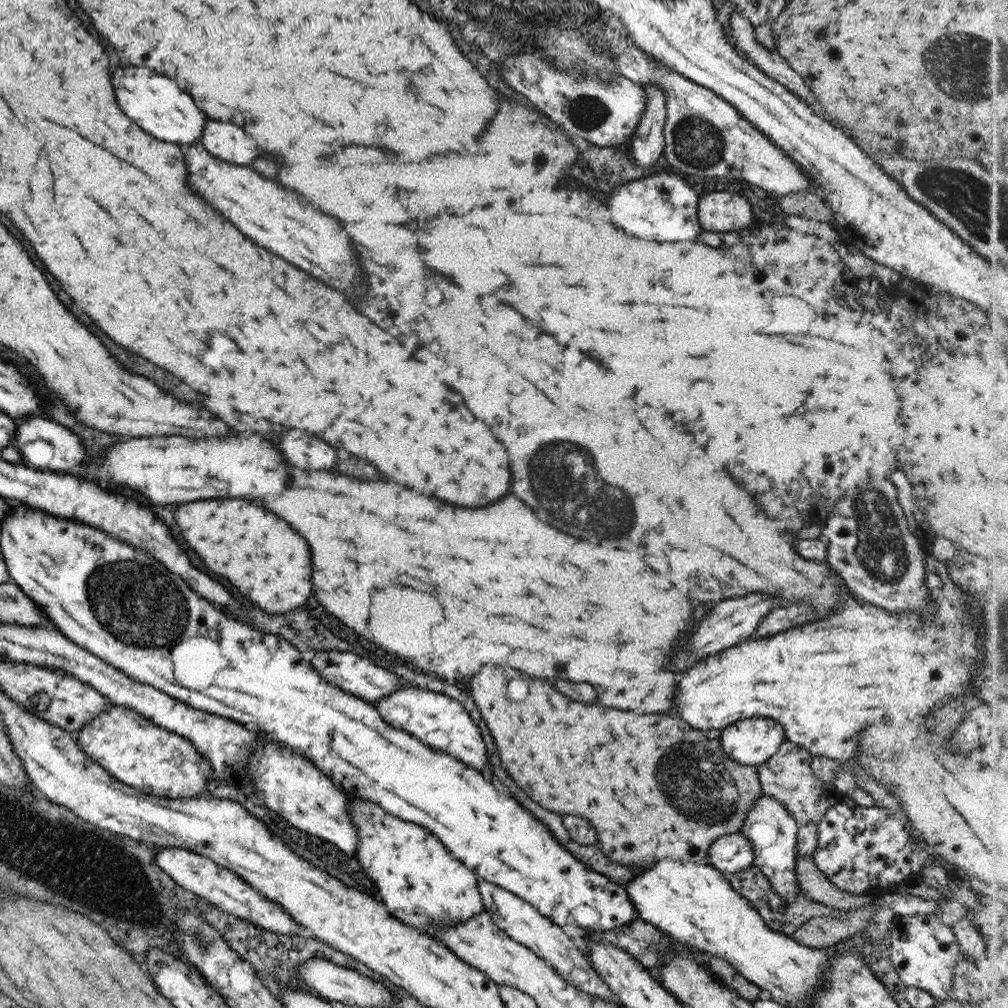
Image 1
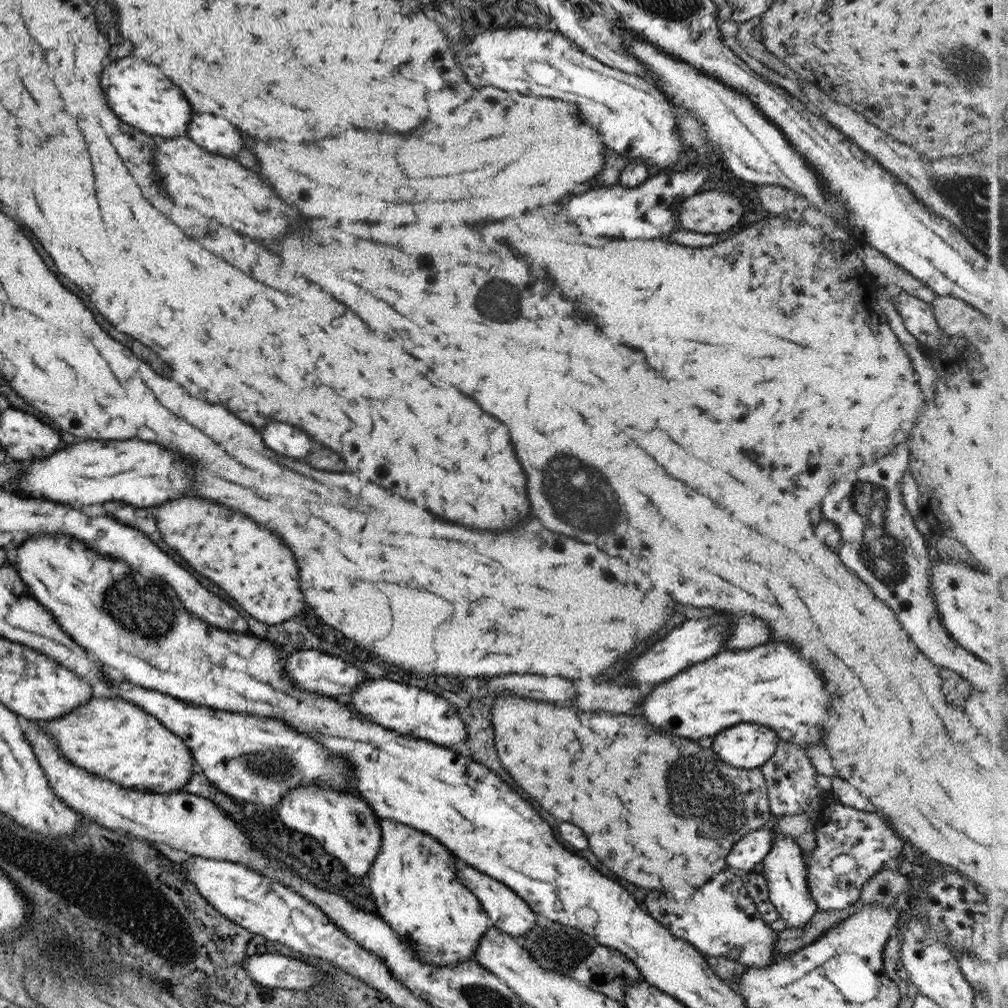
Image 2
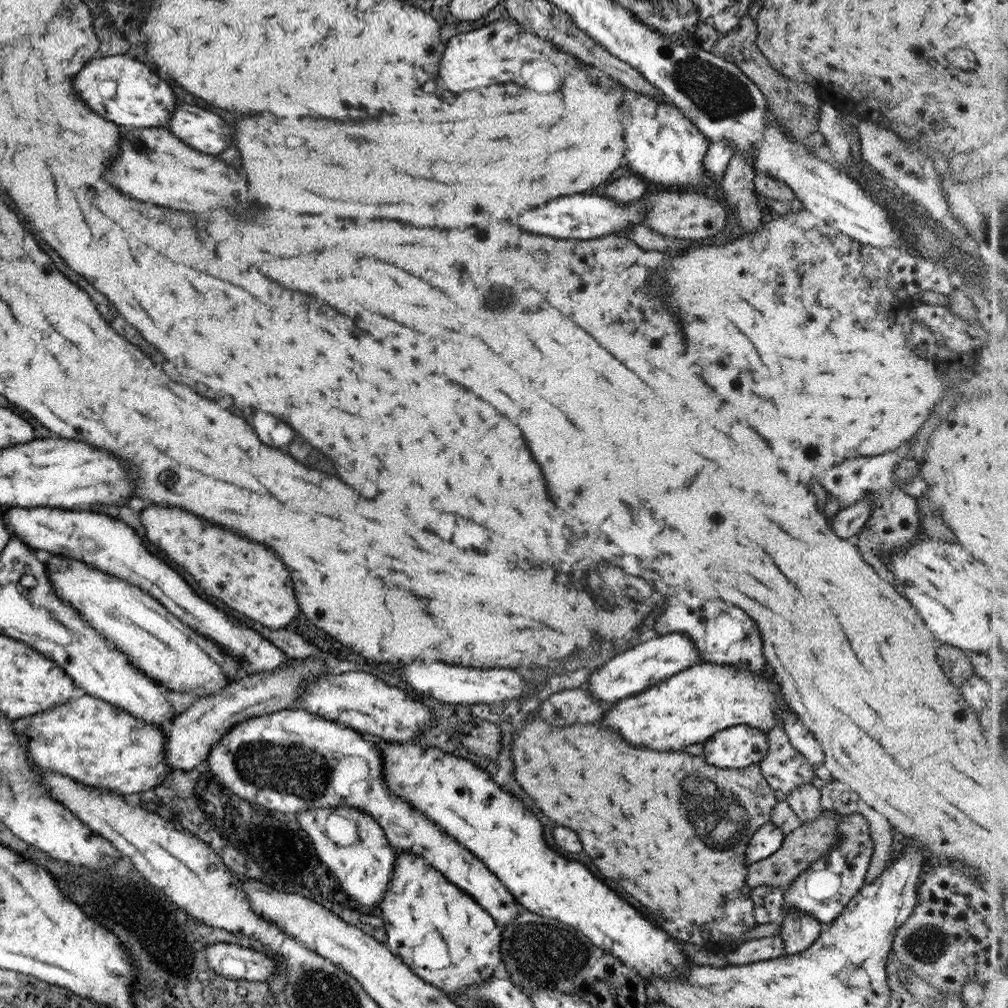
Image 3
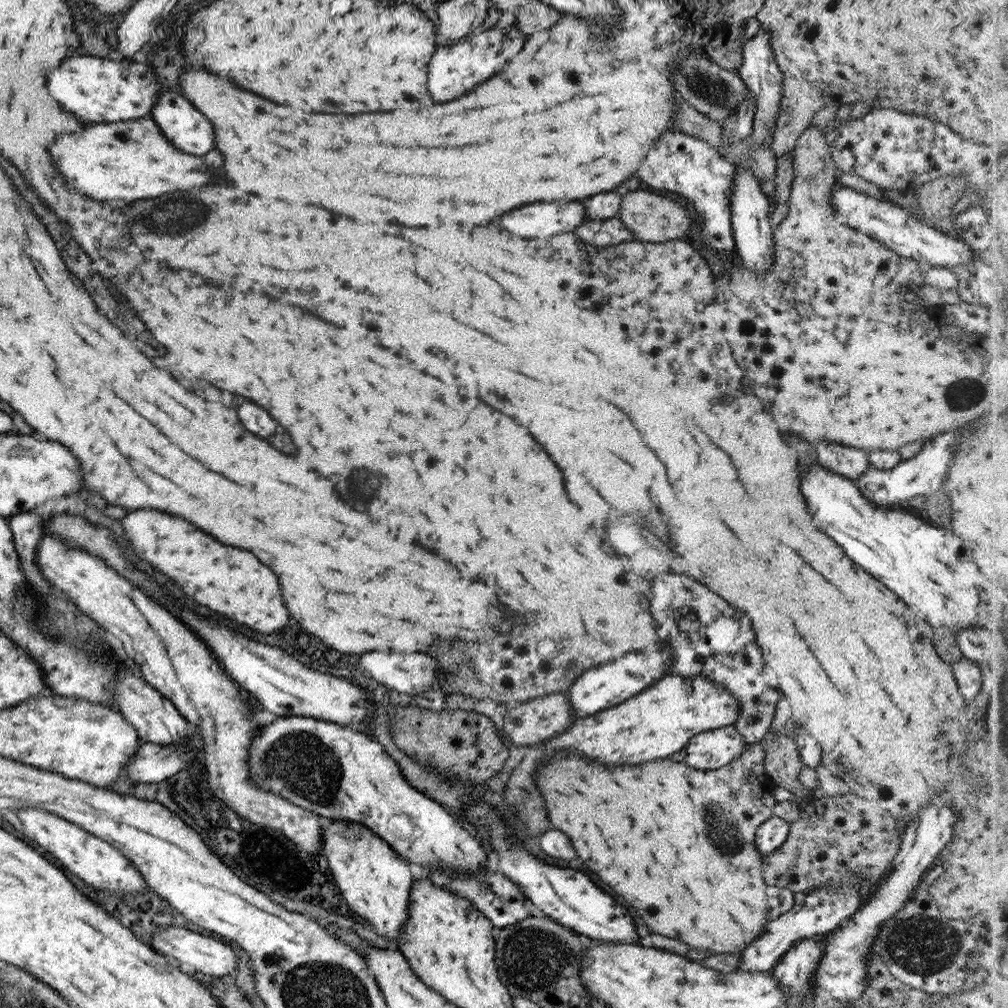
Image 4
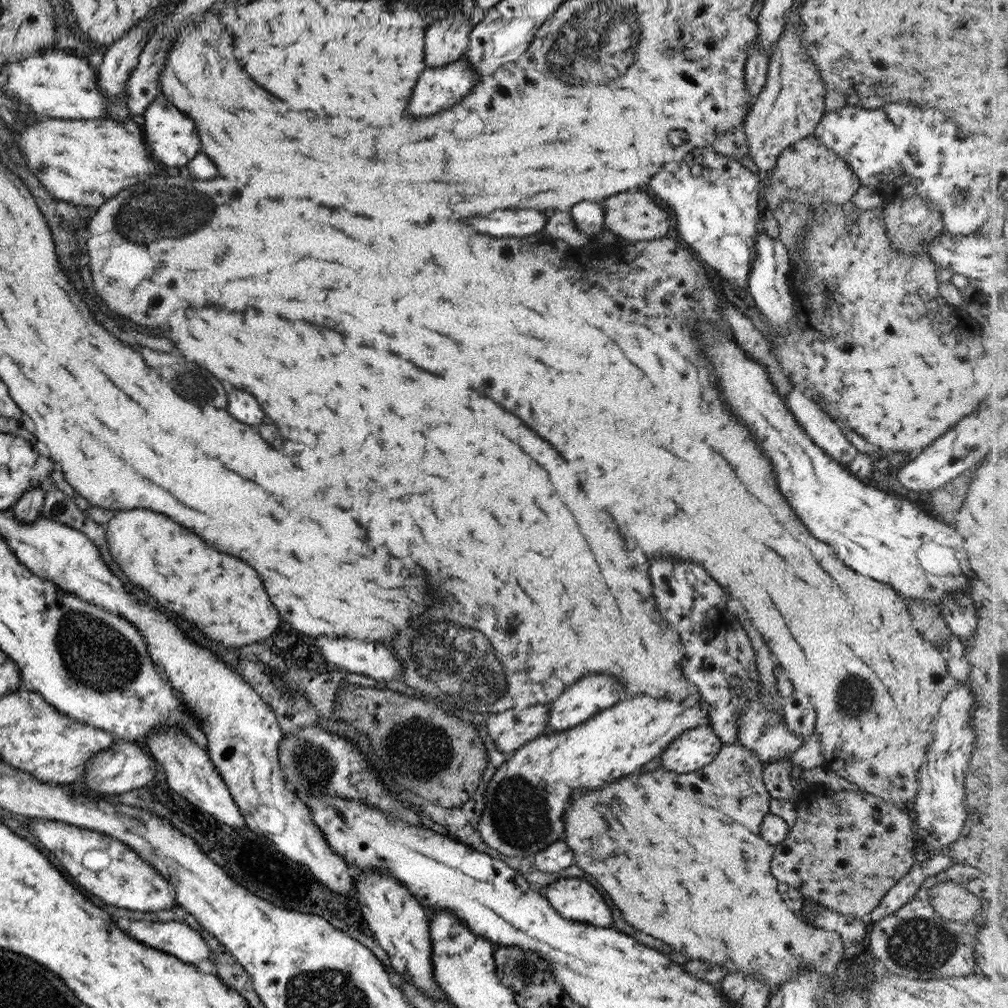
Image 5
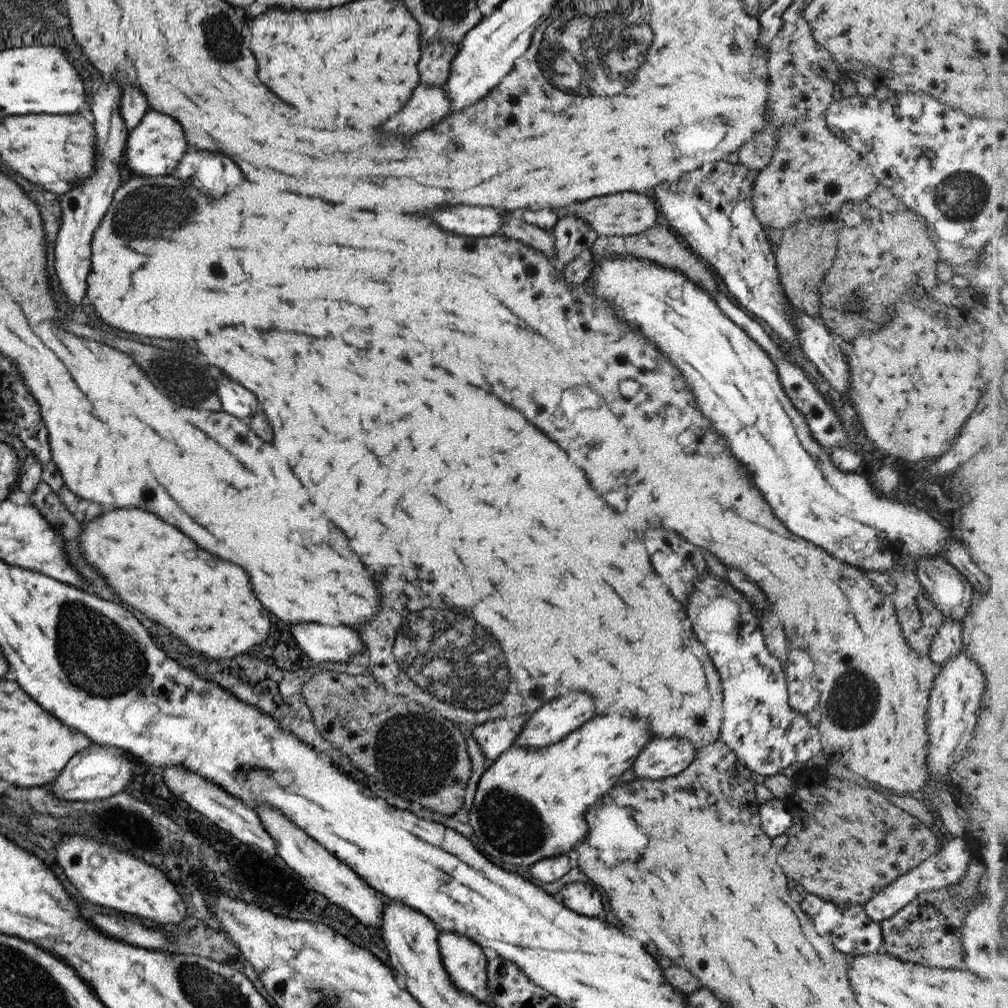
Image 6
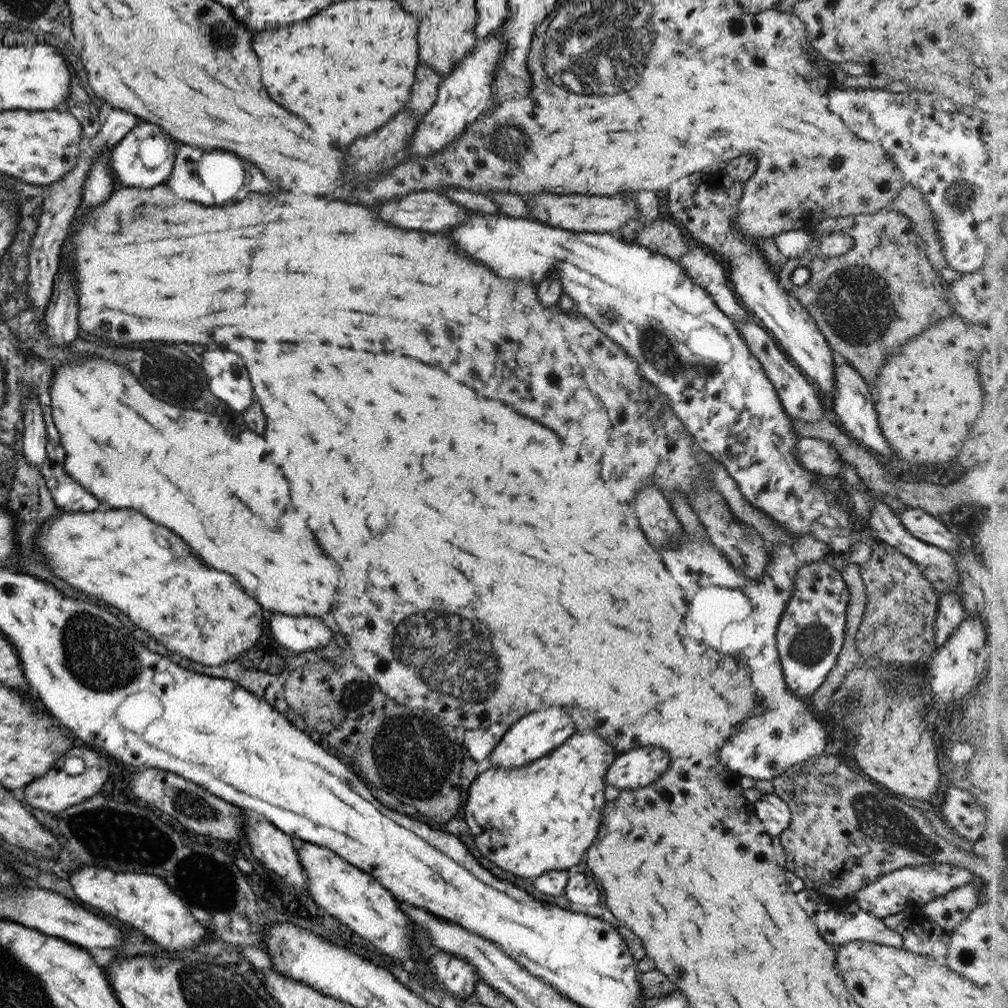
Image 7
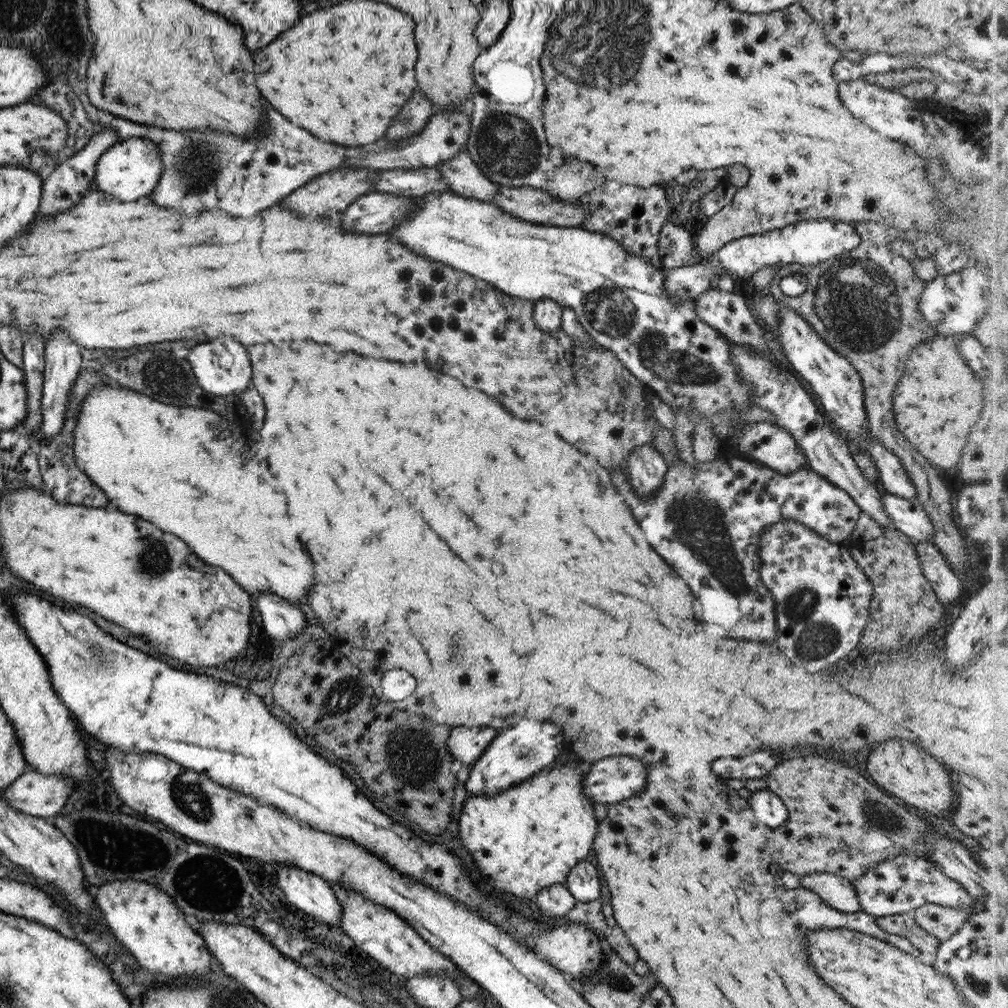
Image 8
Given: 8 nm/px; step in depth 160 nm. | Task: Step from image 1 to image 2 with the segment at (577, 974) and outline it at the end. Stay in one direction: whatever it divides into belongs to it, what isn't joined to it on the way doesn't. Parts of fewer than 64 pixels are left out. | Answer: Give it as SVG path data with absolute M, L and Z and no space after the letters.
M455 857L458 881L469 889L475 895L475 898L480 902L485 914L490 920L491 926L498 928L501 932L508 934L512 937L519 937L529 932L533 926L536 926L535 916L533 911L525 904L525 901L517 896L510 888L507 888L504 884L497 882L489 878L485 874L477 872L474 868L471 868L468 864L464 864L461 860Z

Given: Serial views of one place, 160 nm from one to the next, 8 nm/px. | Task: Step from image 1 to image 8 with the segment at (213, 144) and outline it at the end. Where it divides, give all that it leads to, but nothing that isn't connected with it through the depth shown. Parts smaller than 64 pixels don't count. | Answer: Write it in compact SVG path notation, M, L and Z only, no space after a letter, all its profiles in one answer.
M131 137L117 141L97 159L92 190L101 191L115 202L131 202L149 195L162 171L158 148L148 137Z

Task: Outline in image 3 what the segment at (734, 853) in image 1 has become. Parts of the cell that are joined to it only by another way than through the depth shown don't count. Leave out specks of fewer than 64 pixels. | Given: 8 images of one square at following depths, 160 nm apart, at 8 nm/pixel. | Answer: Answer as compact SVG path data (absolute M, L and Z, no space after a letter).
M767 822L755 831L744 850L744 857L748 863L763 860L767 855L773 854L782 843L784 834Z

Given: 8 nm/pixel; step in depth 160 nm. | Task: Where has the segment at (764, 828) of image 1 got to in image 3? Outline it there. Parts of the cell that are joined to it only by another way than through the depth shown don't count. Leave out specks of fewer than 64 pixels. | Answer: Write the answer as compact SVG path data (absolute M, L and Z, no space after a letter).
M782 909L782 922L779 925L783 954L787 955L806 949L824 929L812 916L795 909Z

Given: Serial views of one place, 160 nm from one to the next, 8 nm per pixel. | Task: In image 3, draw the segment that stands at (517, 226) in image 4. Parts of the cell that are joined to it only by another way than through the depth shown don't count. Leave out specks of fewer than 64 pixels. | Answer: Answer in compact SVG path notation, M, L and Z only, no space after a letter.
M575 194L575 196L563 196L557 200L551 200L539 208L527 210L519 214L515 220L517 226L531 234L545 234L555 239L569 238L589 240L589 238L607 238L609 235L617 235L619 230L627 229L631 225L641 225L641 213L643 213L643 201L645 194L639 200L627 205L615 204L603 196L587 196L587 194Z

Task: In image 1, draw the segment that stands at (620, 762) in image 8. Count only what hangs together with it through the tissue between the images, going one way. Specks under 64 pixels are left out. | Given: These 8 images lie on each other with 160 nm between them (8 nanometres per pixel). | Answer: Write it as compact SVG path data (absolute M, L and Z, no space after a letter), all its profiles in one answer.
M753 717L723 727L717 740L729 759L756 767L777 753L784 732L769 718Z

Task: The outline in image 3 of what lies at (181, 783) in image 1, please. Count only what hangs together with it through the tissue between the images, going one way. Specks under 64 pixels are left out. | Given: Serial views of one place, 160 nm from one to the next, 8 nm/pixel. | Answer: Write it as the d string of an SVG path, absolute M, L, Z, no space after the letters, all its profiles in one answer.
M87 694L59 707L12 720L12 727L37 768L121 796L151 790L170 771L161 754L166 734L156 724L135 720L127 712Z

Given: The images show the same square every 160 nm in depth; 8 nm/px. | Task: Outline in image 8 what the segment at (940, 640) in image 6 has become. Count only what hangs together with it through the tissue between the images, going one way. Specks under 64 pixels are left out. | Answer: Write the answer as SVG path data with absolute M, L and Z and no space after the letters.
M931 540L914 545L924 577L929 581L939 603L955 604L963 590L964 580L946 562Z

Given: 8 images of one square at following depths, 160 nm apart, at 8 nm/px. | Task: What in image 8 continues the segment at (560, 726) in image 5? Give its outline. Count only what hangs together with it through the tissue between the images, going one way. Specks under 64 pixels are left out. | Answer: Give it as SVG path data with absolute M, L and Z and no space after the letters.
M519 720L515 726L501 730L490 740L485 751L470 767L465 790L468 797L475 795L497 795L498 792L523 782L543 767L553 764L563 752L561 728L545 720Z

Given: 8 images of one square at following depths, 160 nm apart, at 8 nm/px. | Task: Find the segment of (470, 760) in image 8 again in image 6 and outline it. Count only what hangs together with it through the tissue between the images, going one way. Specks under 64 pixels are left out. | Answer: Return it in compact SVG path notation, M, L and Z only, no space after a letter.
M518 715L513 718L499 718L475 725L472 737L477 742L483 758L493 762L512 745L516 736L522 731L529 715Z

